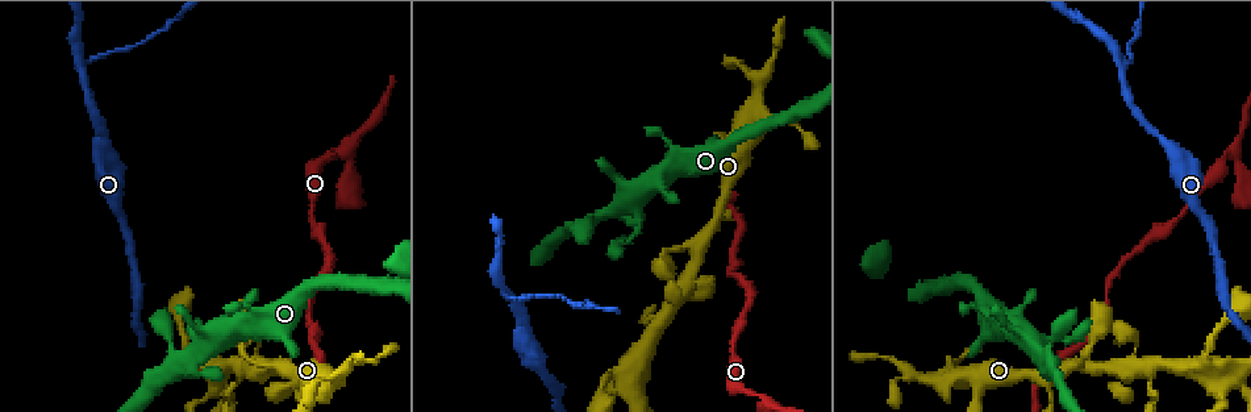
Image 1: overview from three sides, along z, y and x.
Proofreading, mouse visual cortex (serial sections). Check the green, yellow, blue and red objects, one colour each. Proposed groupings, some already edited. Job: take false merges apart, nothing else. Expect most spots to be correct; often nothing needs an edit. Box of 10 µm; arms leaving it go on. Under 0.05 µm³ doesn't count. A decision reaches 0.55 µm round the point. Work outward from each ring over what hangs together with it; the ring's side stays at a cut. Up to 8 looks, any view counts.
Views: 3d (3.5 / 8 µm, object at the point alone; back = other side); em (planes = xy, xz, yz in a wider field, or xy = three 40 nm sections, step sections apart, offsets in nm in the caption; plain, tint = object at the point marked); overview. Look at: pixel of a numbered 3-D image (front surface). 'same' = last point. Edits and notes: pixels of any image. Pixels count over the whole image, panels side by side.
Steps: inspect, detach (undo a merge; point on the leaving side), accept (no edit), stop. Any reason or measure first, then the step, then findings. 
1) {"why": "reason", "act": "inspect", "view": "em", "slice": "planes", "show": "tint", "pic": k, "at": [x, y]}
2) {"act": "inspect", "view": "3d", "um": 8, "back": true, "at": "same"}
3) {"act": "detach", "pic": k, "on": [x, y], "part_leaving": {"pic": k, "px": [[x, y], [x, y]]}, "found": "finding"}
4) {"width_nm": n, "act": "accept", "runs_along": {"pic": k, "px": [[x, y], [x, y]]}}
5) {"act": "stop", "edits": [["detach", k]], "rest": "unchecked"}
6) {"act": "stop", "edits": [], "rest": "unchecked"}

{"why": "narrows sharply", "act": "inspect", "view": "3d", "um": 3.5, "pic": 1, "at": [723, 220]}

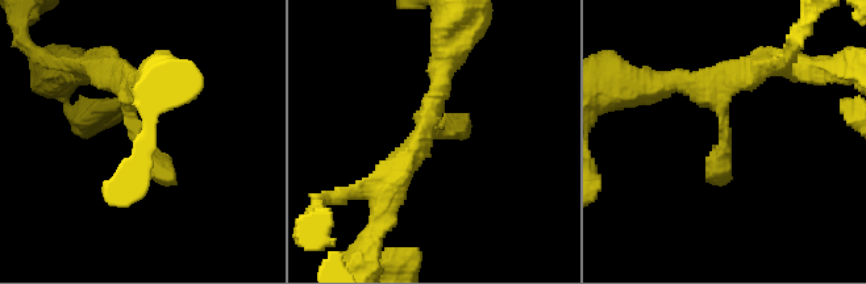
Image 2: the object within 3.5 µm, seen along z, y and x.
{"arms": 3, "arm_widths_nm": [250, 250, 300], "act": "inspect", "view": "em", "slice": "xy", "step": 2, "show": "tint", "pic": 2, "at": [131, 117]}

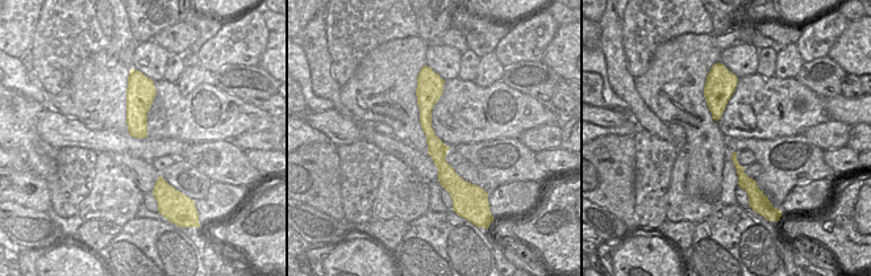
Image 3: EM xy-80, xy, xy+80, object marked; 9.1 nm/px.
{"act": "accept", "runs_along": {"pic": 3, "px": [[426, 83], [426, 128], [455, 192]]}, "found": "continuous, no second cell"}

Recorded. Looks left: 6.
{"why": "a narrow waist", "act": "inspect", "view": "3d", "um": 8, "pic": 1, "at": [335, 156]}

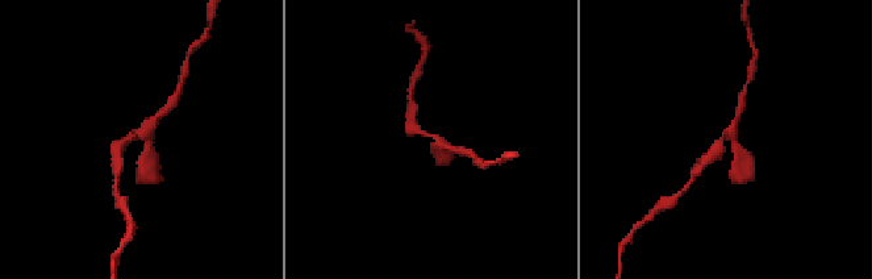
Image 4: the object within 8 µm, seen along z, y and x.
{"arms": 3, "arm_widths_nm": [200, 300, 300], "act": "inspect", "view": "em", "slice": "xy", "step": 2, "show": "tint", "at": "same"}

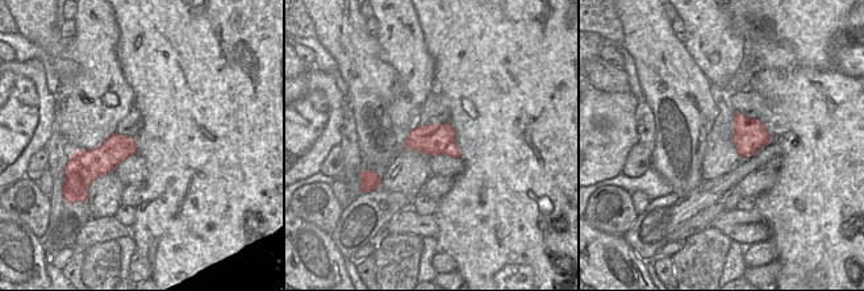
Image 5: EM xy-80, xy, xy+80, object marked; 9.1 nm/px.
{"act": "accept", "found": "continuous, no second cell"}

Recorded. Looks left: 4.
{"why": "abrupt turn", "act": "inspect", "view": "3d", "um": 8, "pic": 1, "at": [630, 374]}

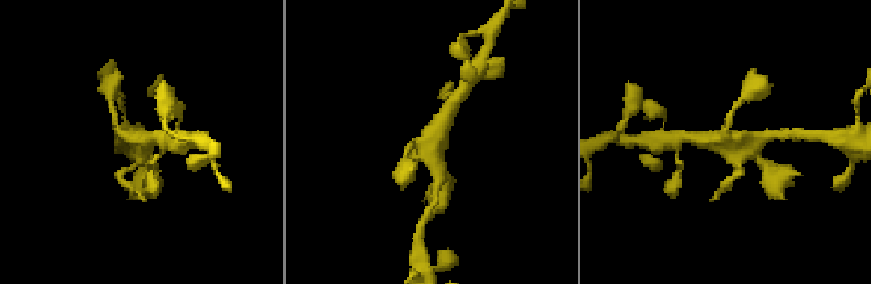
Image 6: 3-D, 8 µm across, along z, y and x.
{"arms": 4, "arm_widths_nm": [150, 250, 350, 400], "why": "need the tissue", "act": "inspect", "view": "em", "slice": "xy", "step": 5, "show": "tint", "at": "same"}

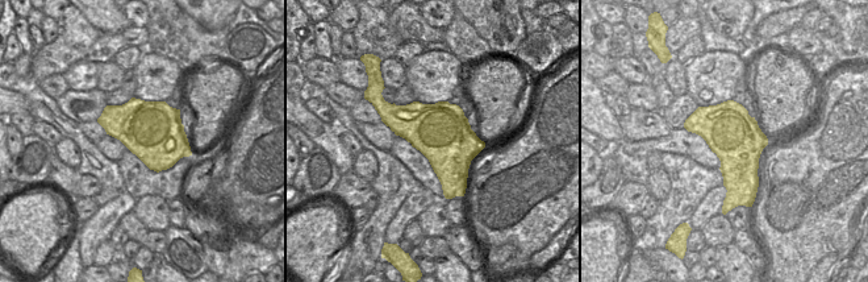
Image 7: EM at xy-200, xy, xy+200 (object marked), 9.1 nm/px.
{"act": "accept", "found": "continuous, no second cell"}

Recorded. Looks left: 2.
{"act": "stop", "edits": [], "rest": "unchecked"}

